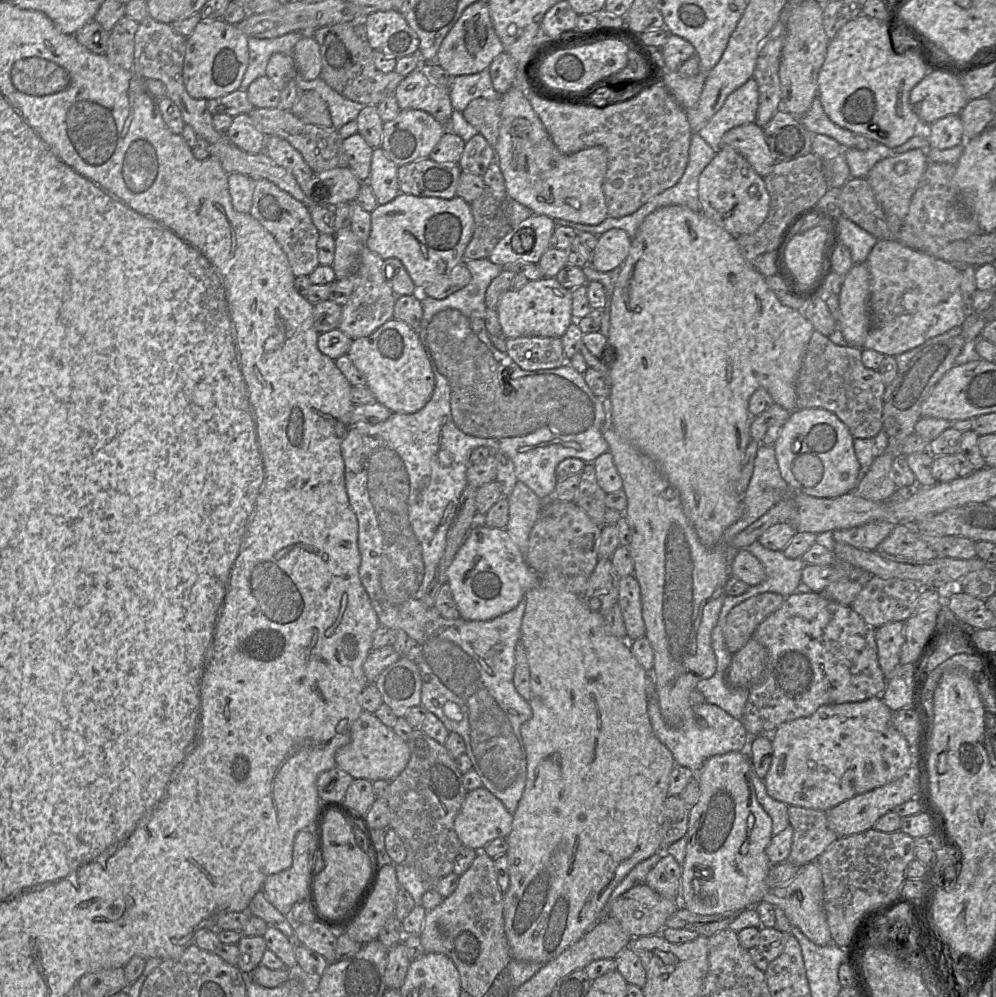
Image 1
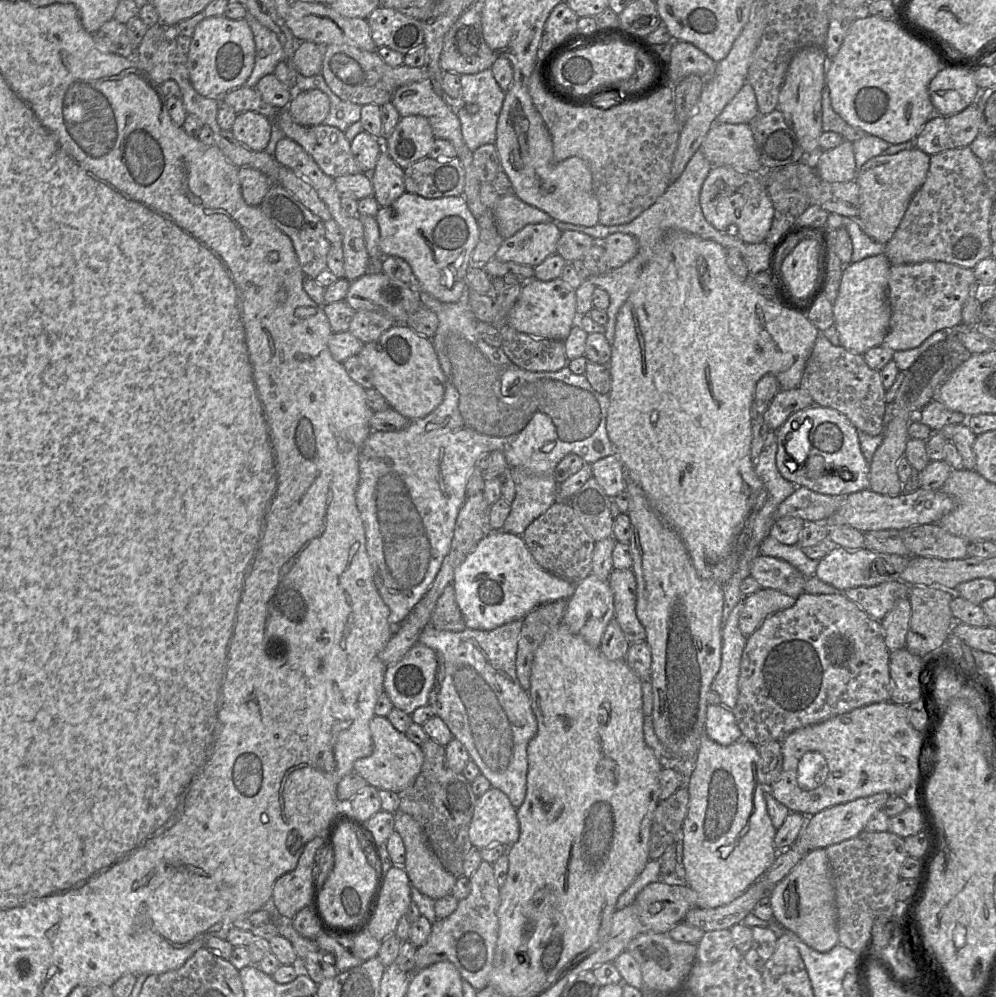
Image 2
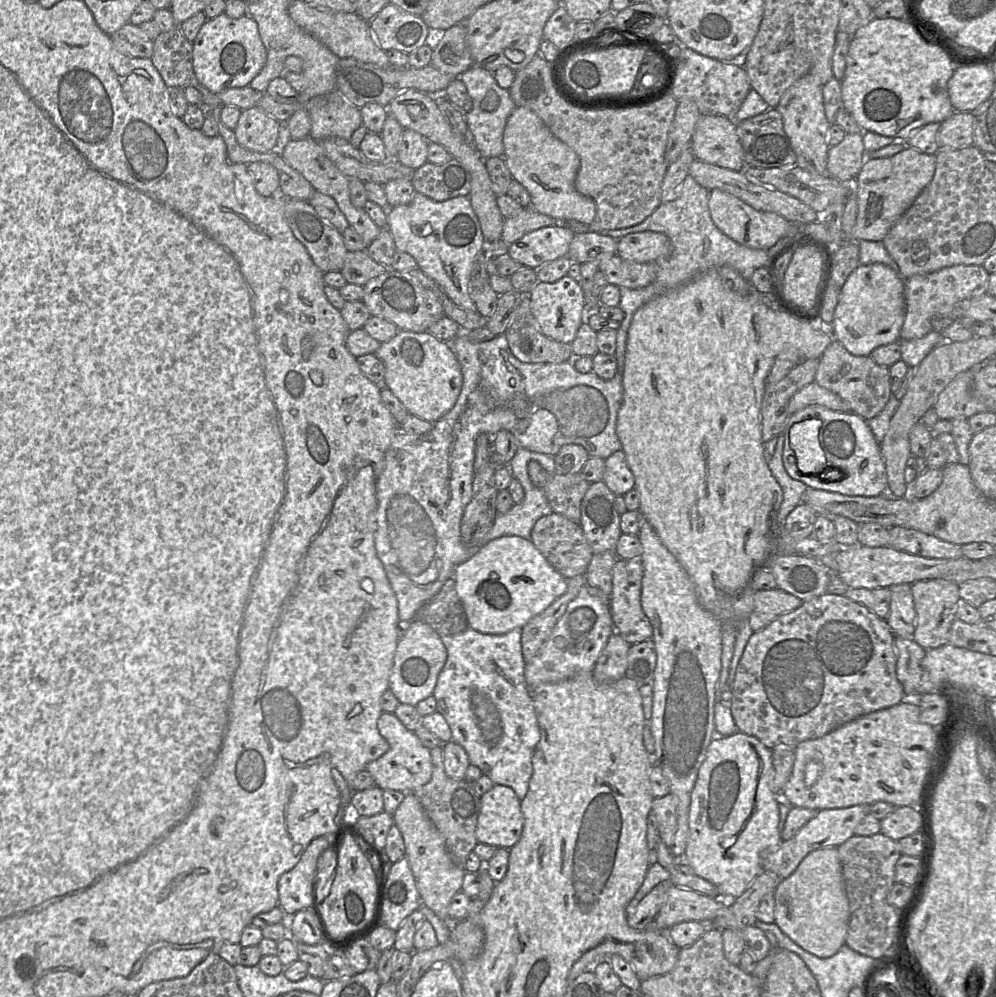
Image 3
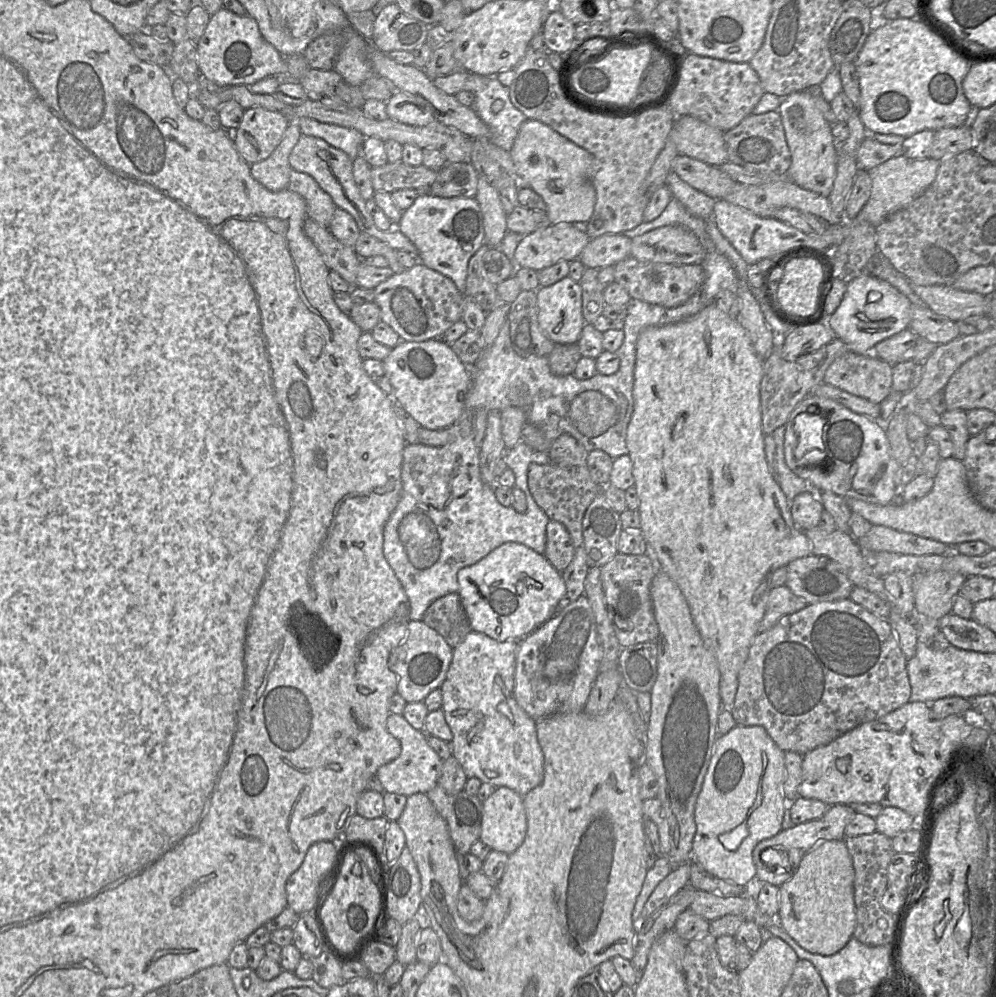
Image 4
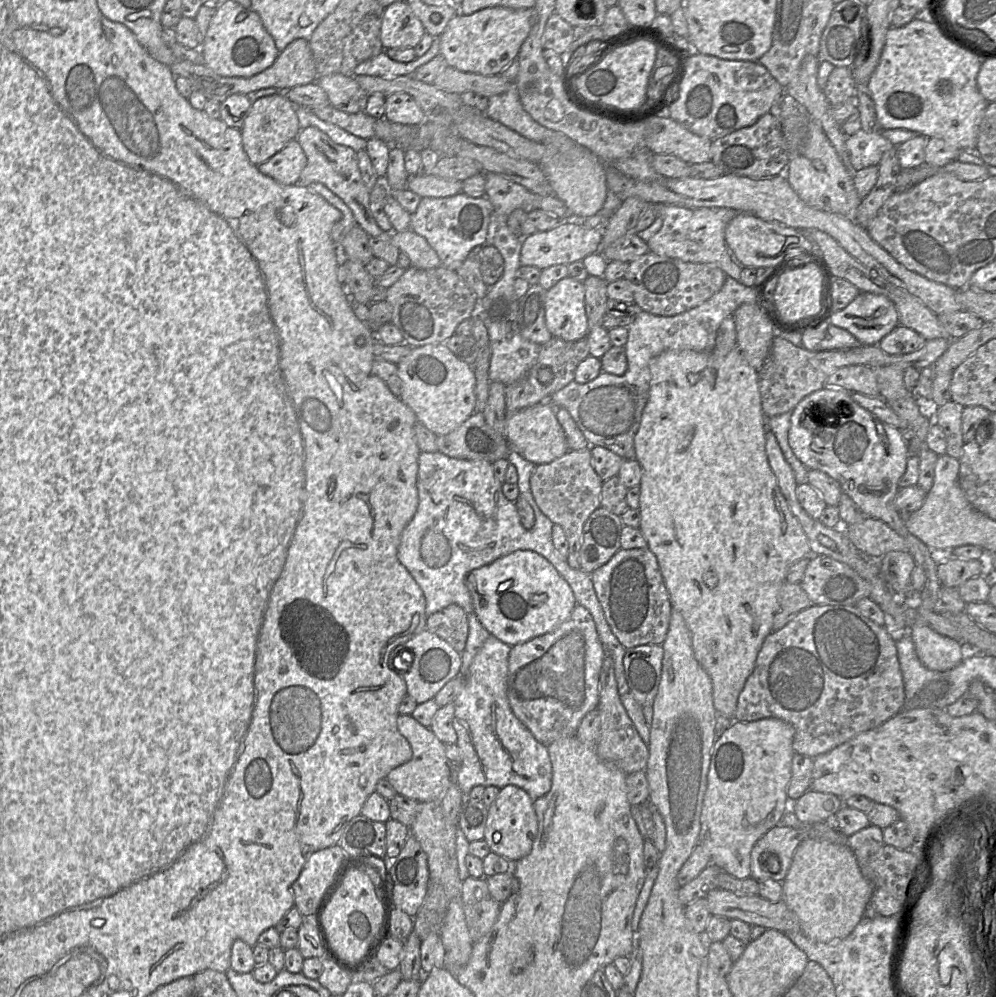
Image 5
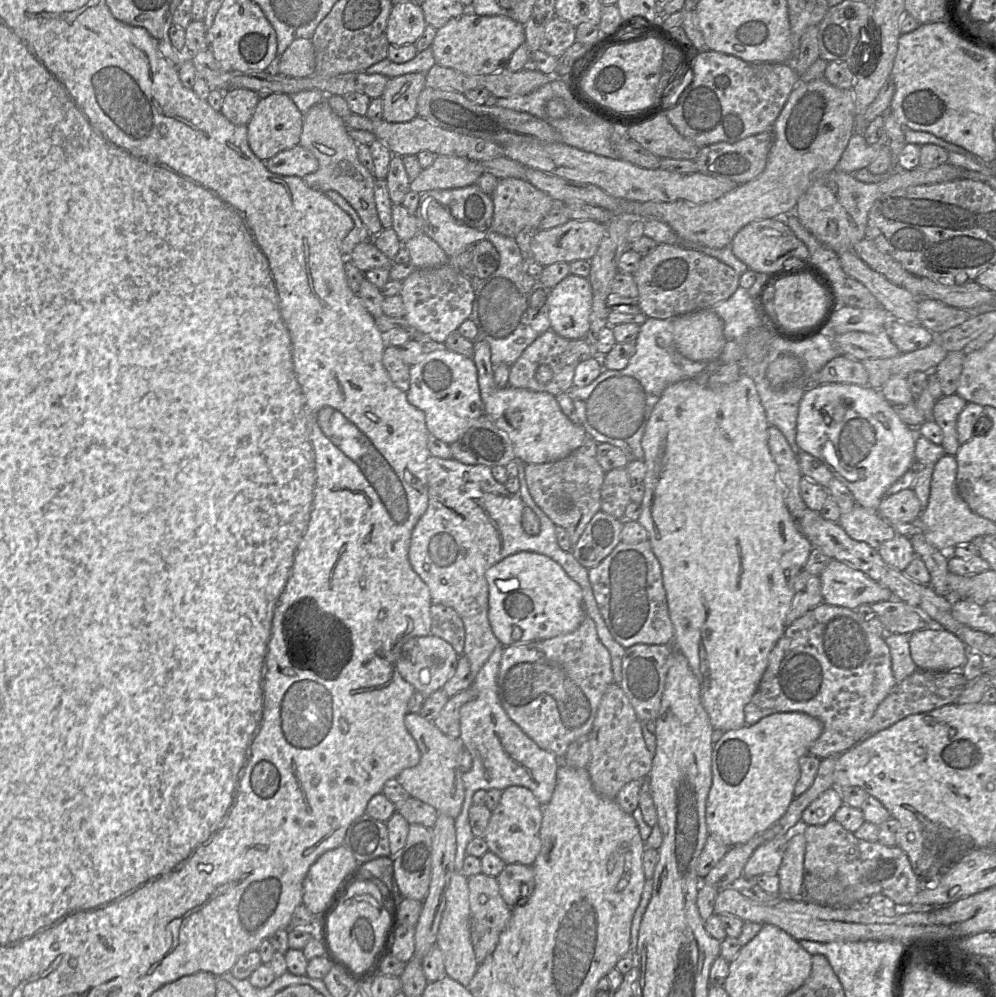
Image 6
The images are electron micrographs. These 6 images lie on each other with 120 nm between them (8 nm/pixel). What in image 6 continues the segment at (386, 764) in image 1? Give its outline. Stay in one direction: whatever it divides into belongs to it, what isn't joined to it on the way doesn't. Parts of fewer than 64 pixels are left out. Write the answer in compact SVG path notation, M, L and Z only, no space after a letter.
M407 713L404 723L417 743L421 758L418 765L403 770L395 779L410 794L436 809L439 814L446 814L456 819L461 812L465 789L460 770L460 756L464 749L461 739L452 738L440 731L432 721L418 713Z

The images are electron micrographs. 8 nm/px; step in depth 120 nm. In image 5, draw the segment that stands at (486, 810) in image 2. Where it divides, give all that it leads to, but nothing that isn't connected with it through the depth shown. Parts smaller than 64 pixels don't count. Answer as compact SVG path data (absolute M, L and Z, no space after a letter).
M507 785L500 789L496 799L488 808L484 832L484 840L489 845L490 851L501 855L510 863L515 863L530 853L538 832L533 802L529 794L518 786Z

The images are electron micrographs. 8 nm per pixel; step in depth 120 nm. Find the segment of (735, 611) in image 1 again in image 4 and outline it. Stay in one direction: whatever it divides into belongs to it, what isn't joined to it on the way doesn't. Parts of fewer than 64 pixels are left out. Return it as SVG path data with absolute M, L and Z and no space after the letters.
M787 586L771 588L766 611L758 630L764 632L772 628L783 616L798 612L806 607L804 599L796 596Z

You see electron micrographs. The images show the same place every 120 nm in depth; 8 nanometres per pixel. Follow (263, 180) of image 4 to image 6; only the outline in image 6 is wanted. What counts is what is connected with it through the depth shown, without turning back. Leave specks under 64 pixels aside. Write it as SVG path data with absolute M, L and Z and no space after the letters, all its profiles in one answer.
M296 145L271 157L265 162L267 169L277 175L304 177L318 170L317 158L301 145Z

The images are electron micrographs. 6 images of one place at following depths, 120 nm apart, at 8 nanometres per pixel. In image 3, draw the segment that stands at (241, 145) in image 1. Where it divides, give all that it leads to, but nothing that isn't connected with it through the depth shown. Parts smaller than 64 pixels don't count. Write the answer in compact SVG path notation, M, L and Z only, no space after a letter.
M255 106L241 111L234 133L243 147L266 153L274 150L279 127L280 122L277 119Z

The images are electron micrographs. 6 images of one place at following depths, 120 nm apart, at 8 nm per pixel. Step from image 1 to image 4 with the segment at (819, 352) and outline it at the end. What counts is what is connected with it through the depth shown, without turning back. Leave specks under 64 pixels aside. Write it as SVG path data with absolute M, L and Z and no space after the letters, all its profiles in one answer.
M847 351L829 366L823 383L880 404L893 393L892 368L873 353Z

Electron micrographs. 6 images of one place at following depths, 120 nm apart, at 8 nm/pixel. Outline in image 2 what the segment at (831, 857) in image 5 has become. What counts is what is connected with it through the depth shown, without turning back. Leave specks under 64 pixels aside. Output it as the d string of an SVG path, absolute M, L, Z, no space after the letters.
M815 849L803 856L788 876L769 894L774 921L794 932L814 950L825 953L839 943L835 889L825 849Z

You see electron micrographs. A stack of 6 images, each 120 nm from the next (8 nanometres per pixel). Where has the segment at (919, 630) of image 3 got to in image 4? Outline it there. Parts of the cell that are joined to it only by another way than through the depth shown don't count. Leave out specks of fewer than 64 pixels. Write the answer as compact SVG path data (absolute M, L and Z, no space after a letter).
M937 571L916 574L912 578L916 615L939 621L952 613L954 599L967 577L960 573Z

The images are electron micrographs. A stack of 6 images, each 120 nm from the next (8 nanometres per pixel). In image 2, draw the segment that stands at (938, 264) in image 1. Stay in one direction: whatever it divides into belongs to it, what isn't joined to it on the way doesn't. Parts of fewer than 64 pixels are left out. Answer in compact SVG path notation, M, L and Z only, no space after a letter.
M943 261L891 265L888 279L890 325L880 346L893 351L910 350L939 330L957 327L962 322L963 305L977 283L973 269Z

